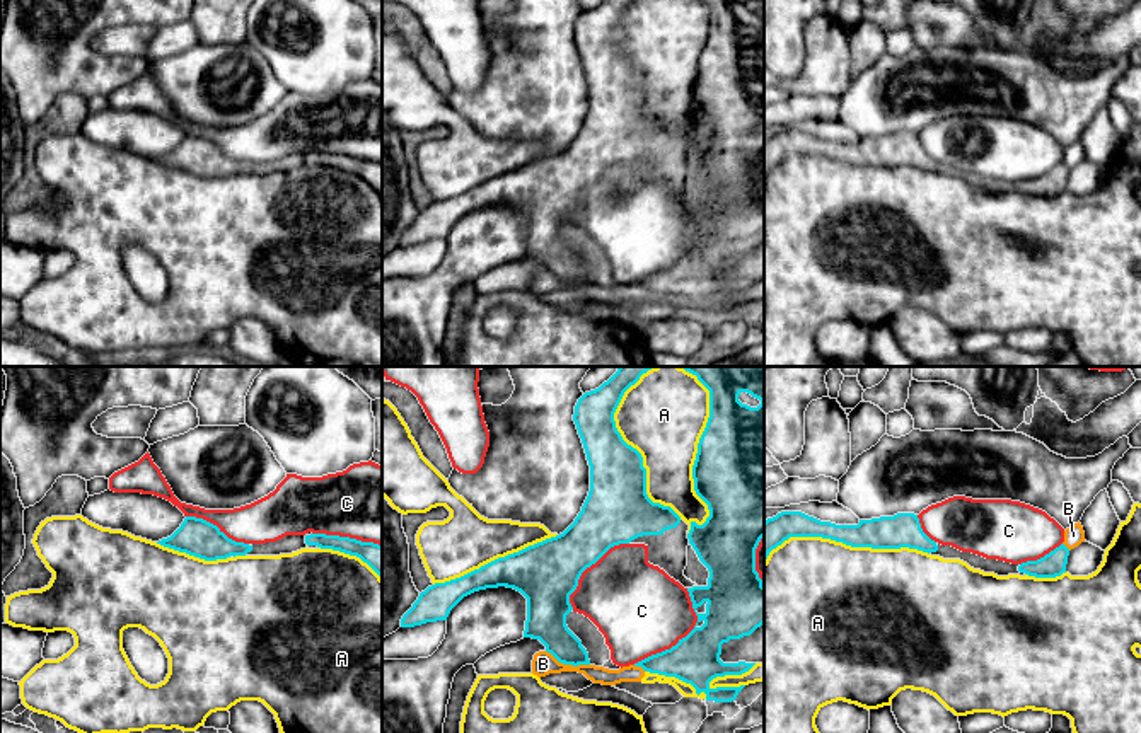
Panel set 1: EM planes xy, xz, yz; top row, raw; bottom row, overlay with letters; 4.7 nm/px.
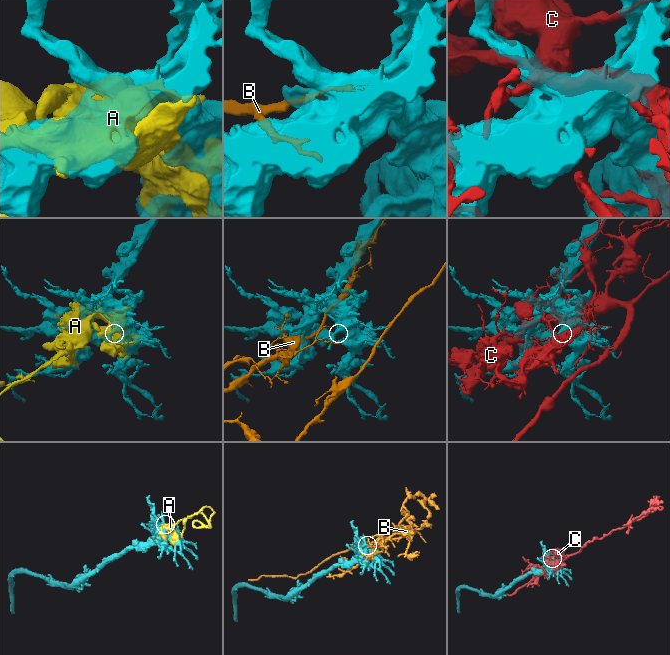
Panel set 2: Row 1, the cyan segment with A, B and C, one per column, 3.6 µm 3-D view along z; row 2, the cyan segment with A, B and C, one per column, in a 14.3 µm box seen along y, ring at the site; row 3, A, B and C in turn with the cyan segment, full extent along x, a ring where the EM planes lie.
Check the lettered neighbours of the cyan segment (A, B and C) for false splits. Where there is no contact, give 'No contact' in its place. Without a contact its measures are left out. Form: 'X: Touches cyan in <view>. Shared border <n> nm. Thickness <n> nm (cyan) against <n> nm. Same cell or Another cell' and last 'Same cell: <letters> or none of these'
A: Touches cyan in yz. Shared border 800 nm. Thickness 160 nm (cyan) against 500 nm. Another cell
B: Touches cyan in xz. Shared border 220 nm. Thickness 190 nm (cyan) against 110 nm. Another cell
C: Touches cyan in xz. Shared border 440 nm. Thickness 220 nm (cyan) against 420 nm. Another cell
Same cell: none of these

